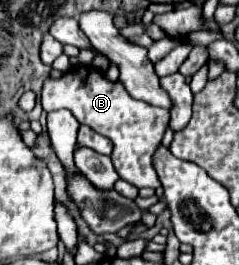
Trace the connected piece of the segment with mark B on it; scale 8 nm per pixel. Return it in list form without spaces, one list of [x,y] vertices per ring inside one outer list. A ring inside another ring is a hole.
[[[75,65],[59,79],[47,77],[41,93],[43,109],[69,109],[79,123],[89,125],[99,135],[105,135],[113,143],[113,165],[121,179],[129,181],[135,187],[153,187],[161,185],[157,171],[153,167],[153,155],[161,145],[163,133],[169,125],[169,111],[145,105],[143,101],[133,99],[121,81],[109,81],[103,71],[93,65]]]

